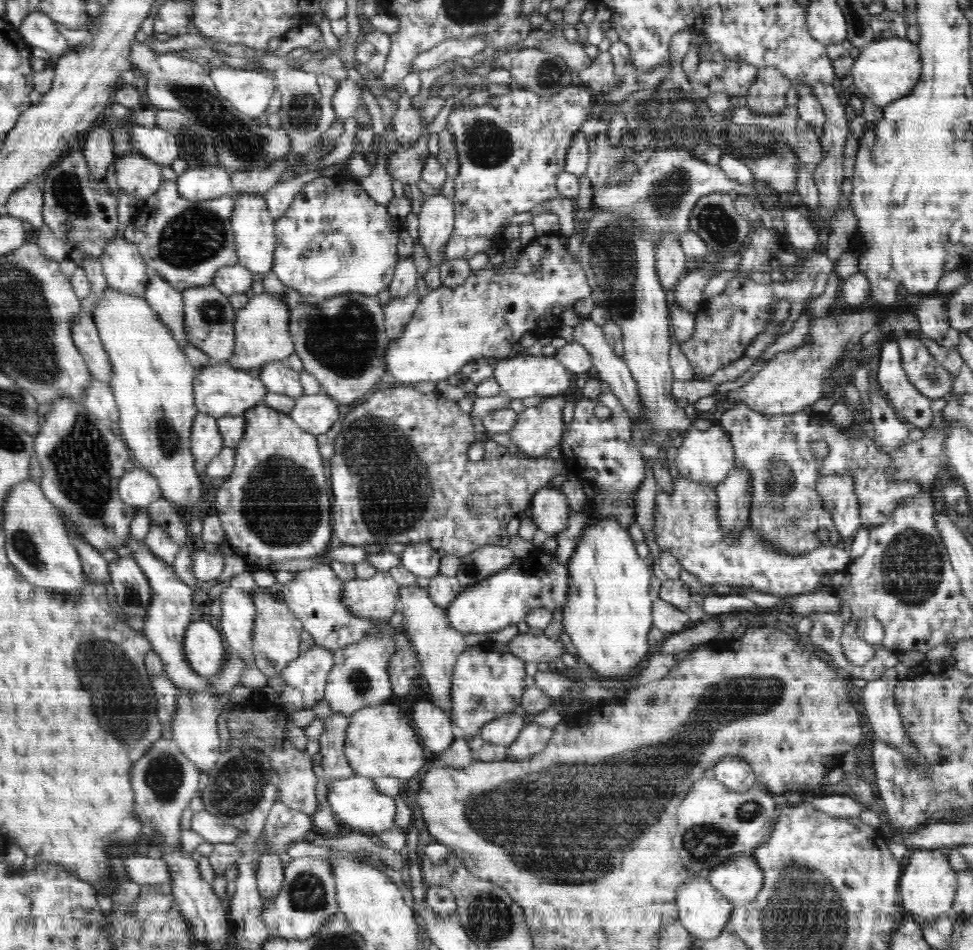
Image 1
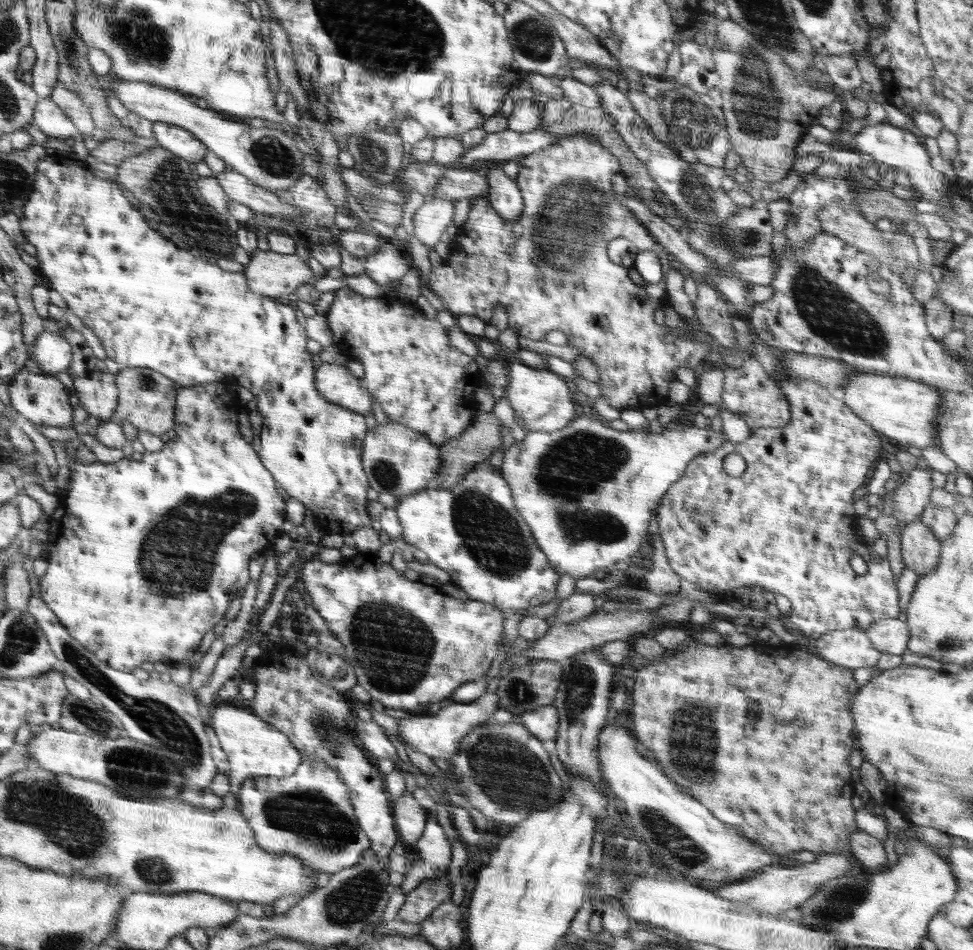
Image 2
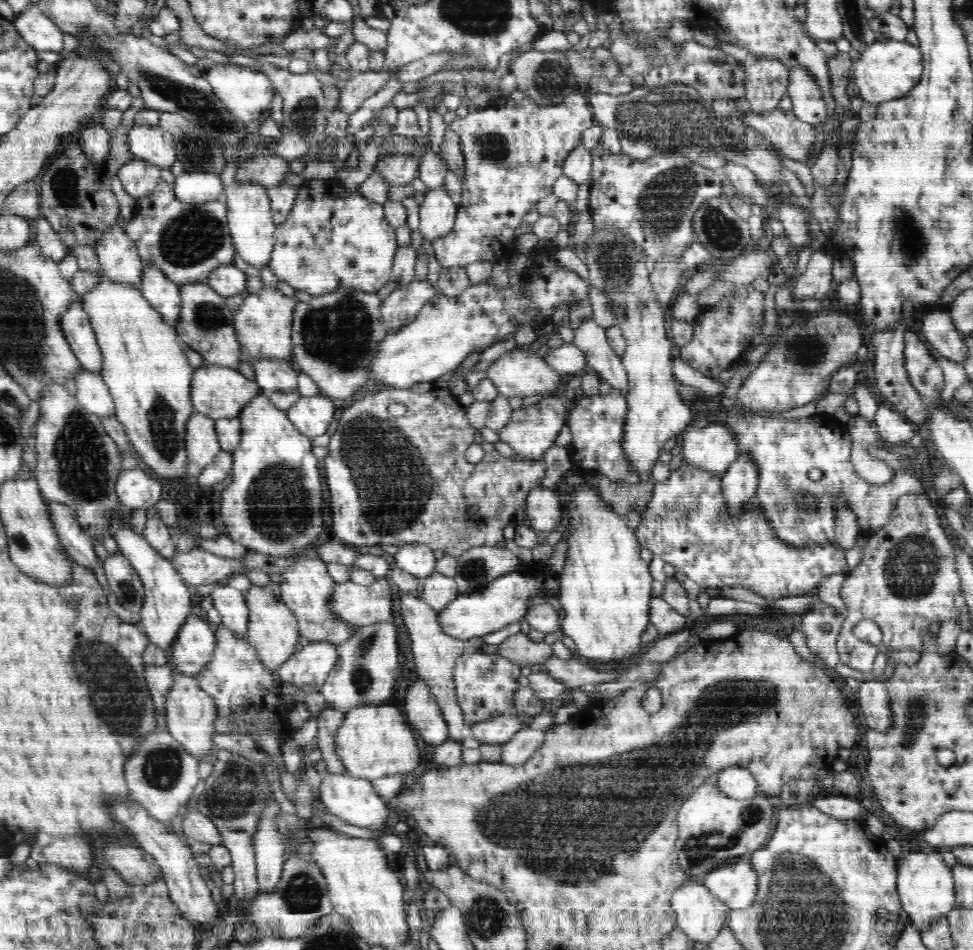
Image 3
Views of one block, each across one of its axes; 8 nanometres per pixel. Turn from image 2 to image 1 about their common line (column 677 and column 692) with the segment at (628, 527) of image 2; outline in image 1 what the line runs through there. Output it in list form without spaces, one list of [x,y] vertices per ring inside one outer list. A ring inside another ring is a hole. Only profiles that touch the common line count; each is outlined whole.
[[[714,425],[706,431],[692,426],[687,430],[682,444],[677,448],[676,466],[679,476],[703,482],[708,486],[716,486],[728,478],[728,474],[735,468],[734,447],[731,445],[729,434],[719,425]]]

